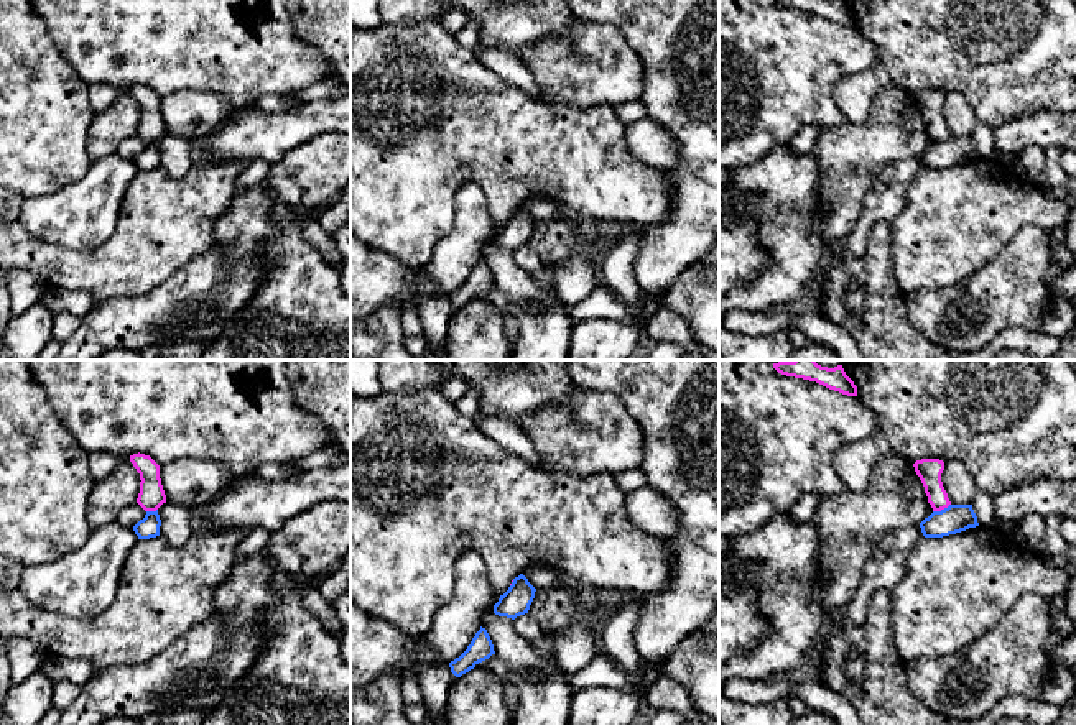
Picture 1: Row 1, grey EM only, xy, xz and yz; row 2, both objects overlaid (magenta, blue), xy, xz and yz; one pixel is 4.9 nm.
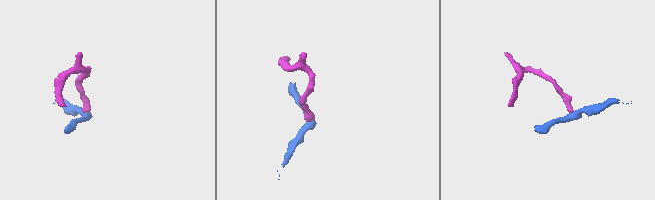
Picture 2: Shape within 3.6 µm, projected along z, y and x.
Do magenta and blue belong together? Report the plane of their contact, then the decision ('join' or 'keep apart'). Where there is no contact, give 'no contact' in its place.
yz | keep apart

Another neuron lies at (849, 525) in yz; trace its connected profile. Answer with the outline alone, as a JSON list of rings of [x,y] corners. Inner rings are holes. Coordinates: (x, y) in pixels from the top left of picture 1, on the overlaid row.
[[[882,457],[864,492],[826,495],[813,518],[819,570],[826,584],[819,603],[828,621],[852,600],[877,543],[892,529],[920,524],[933,513],[925,487],[908,459]]]

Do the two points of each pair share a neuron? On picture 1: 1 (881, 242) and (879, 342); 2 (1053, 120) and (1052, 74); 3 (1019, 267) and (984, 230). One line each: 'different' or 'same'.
1: same
2: different
3: different

